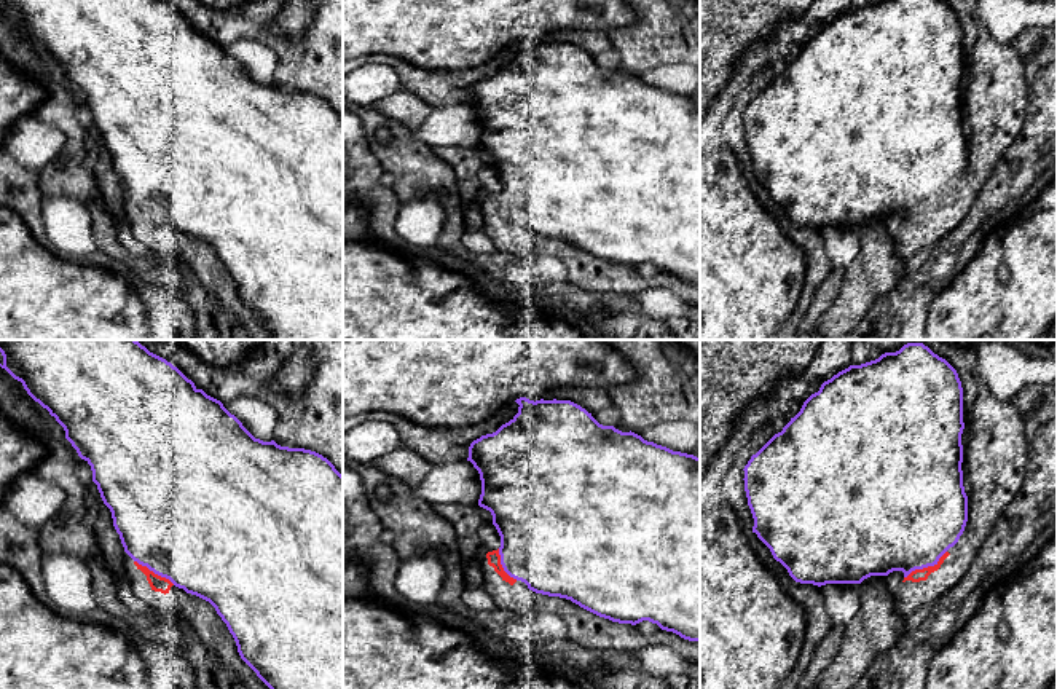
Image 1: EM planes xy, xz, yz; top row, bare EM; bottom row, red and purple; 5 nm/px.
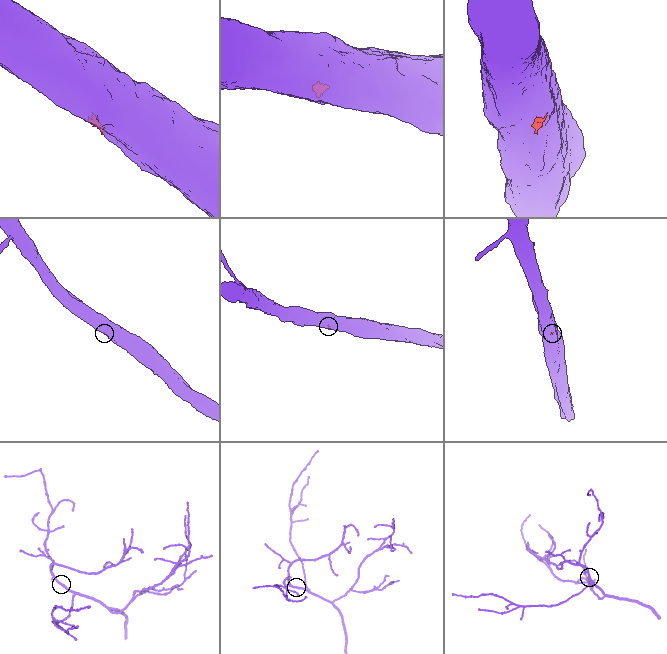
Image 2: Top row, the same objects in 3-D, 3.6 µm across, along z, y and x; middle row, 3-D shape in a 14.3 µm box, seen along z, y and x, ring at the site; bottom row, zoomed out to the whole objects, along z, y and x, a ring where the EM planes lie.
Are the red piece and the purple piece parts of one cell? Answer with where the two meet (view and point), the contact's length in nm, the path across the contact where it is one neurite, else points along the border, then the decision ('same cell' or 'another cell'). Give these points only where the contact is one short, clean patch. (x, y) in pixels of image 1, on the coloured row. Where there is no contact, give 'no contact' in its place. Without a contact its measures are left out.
yz (925, 568) | 260 nm | same cell

